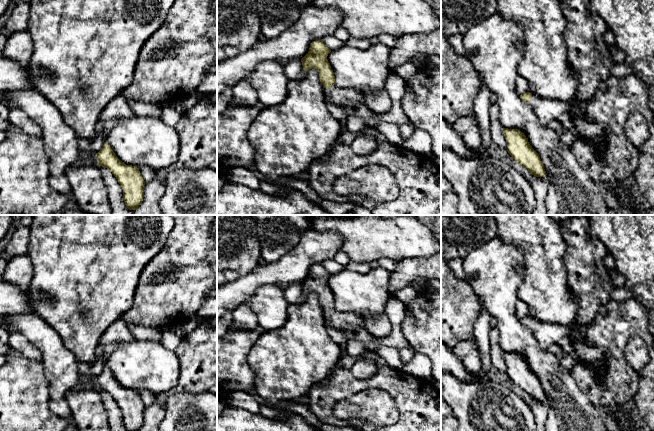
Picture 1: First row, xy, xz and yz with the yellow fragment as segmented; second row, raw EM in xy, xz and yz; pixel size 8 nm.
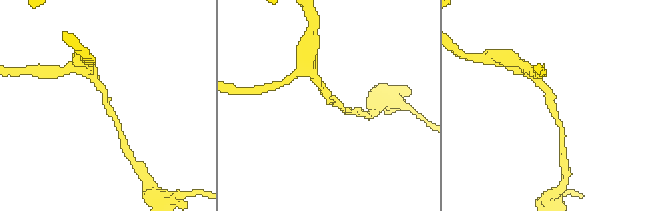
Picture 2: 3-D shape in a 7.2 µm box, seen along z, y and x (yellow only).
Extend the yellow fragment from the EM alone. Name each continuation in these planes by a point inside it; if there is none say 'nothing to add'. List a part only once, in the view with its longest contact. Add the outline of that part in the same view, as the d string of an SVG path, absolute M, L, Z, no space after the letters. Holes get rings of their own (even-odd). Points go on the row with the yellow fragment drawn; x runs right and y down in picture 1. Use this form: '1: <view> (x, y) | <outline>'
1: xz (349, 98) | M336 85L323 89L325 96L337 107L355 109L358 104L365 103L365 96L353 89L343 89Z

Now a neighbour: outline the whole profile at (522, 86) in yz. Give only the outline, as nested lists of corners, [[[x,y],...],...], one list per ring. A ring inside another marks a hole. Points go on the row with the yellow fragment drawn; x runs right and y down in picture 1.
[[[518,75],[516,79],[516,92],[520,96],[523,93],[529,92],[529,85],[525,78]]]

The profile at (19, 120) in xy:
[[[16,107],[9,108],[9,121],[14,129],[19,129],[30,136],[42,139],[42,129],[26,113]]]

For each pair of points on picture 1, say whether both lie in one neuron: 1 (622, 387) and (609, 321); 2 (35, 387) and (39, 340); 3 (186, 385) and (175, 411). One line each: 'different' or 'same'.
1: same
2: different
3: different

